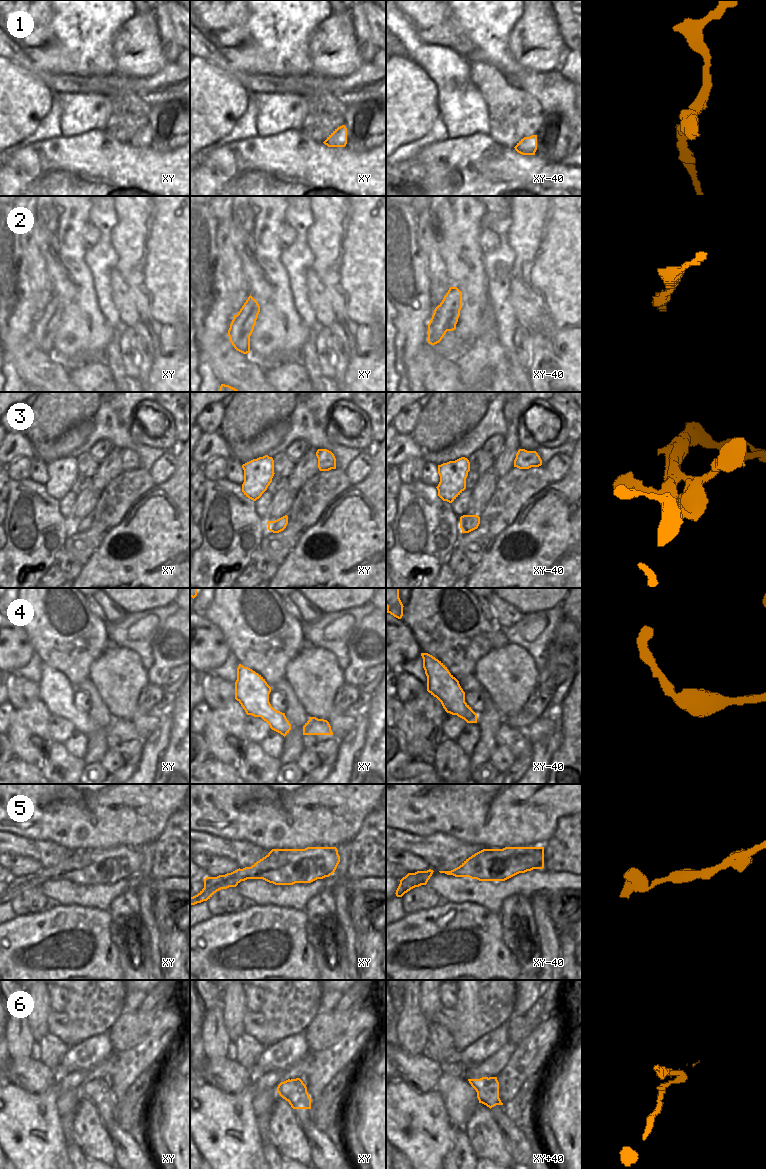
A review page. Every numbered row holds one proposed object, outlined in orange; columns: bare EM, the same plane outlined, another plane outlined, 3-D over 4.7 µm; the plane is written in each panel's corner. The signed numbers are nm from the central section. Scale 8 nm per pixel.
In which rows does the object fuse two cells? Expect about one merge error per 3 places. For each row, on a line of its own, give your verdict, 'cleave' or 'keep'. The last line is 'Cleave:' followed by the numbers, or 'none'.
1: keep
2: keep
3: keep
4: cleave
5: keep
6: cleave
Cleave: 4, 6

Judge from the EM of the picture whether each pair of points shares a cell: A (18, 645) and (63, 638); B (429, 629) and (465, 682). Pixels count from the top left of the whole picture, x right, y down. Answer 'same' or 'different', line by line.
A: different
B: different

